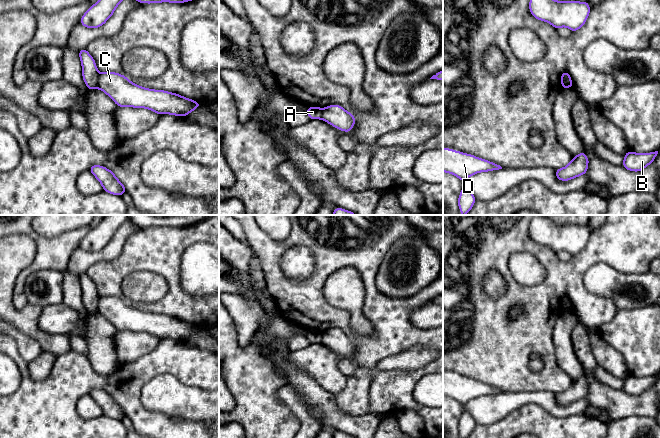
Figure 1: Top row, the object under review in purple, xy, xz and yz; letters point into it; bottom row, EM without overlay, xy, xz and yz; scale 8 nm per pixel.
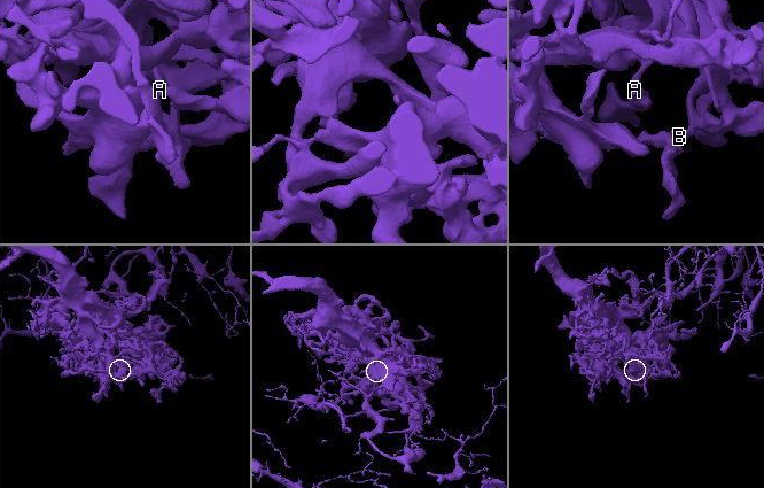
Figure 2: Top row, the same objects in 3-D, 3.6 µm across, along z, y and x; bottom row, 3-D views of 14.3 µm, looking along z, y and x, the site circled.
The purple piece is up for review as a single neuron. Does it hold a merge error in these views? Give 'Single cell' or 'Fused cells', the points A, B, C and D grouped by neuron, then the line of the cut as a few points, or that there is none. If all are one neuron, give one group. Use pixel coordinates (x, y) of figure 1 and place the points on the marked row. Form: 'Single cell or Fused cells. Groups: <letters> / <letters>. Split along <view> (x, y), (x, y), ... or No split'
Fused cells. Groups: A / B C D. Split along xy (100, 74), (97, 80), (97, 87)

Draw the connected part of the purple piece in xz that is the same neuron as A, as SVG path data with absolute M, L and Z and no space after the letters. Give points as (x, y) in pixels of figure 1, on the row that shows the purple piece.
M309 106L306 110L306 114L309 116L310 120L321 119L323 109L320 107Z

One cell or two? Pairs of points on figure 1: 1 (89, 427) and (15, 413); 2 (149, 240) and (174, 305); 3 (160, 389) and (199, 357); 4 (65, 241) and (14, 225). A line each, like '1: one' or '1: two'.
1: one
2: one
3: two
4: one

